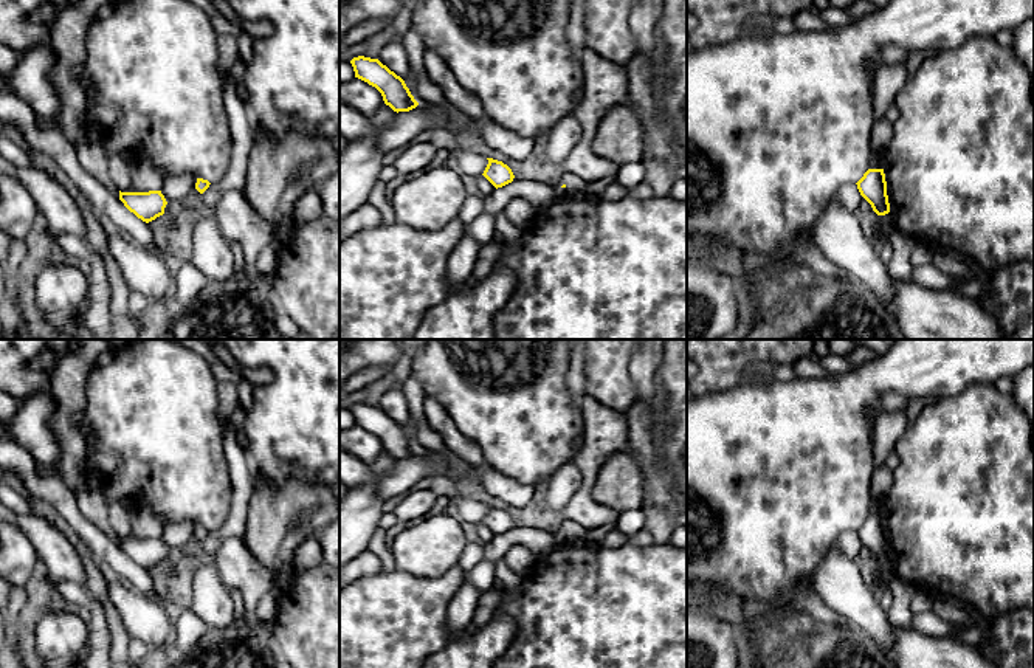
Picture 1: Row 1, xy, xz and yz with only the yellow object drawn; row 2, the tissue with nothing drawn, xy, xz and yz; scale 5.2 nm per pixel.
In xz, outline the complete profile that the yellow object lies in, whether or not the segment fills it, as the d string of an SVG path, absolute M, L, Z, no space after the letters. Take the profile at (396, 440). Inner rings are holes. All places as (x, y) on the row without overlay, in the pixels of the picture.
M358 403L353 405L350 411L353 414L355 425L375 434L381 440L384 451L394 459L409 459L419 453L405 428L378 406Z

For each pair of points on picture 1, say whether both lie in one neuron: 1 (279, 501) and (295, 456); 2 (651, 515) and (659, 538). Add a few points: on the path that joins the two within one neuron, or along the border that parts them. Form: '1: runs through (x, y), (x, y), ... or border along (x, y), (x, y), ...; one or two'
1: border along (255, 478), (268, 485), (289, 478), (323, 485); two
2: runs through (656, 521), (659, 532); one

